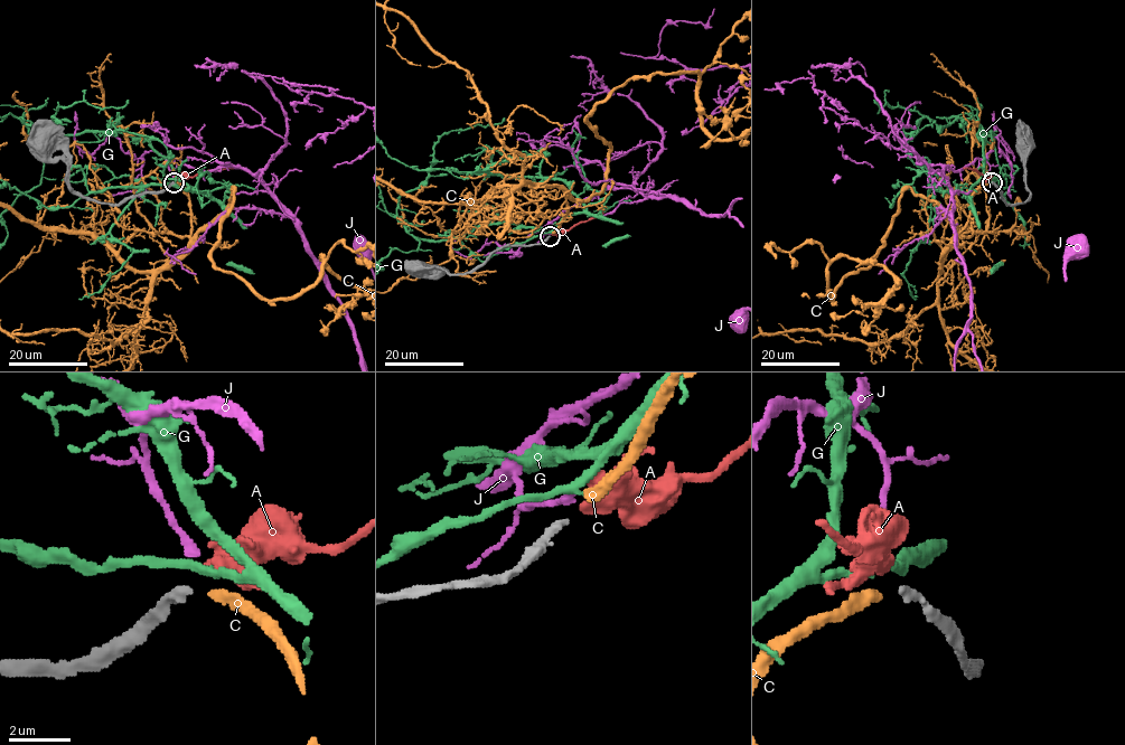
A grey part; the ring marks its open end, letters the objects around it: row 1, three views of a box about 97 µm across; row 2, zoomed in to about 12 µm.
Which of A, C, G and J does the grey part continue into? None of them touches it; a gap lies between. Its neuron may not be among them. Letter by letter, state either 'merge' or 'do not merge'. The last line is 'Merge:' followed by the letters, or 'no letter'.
A: do not merge
C: merge
G: do not merge
J: do not merge
Merge: C

